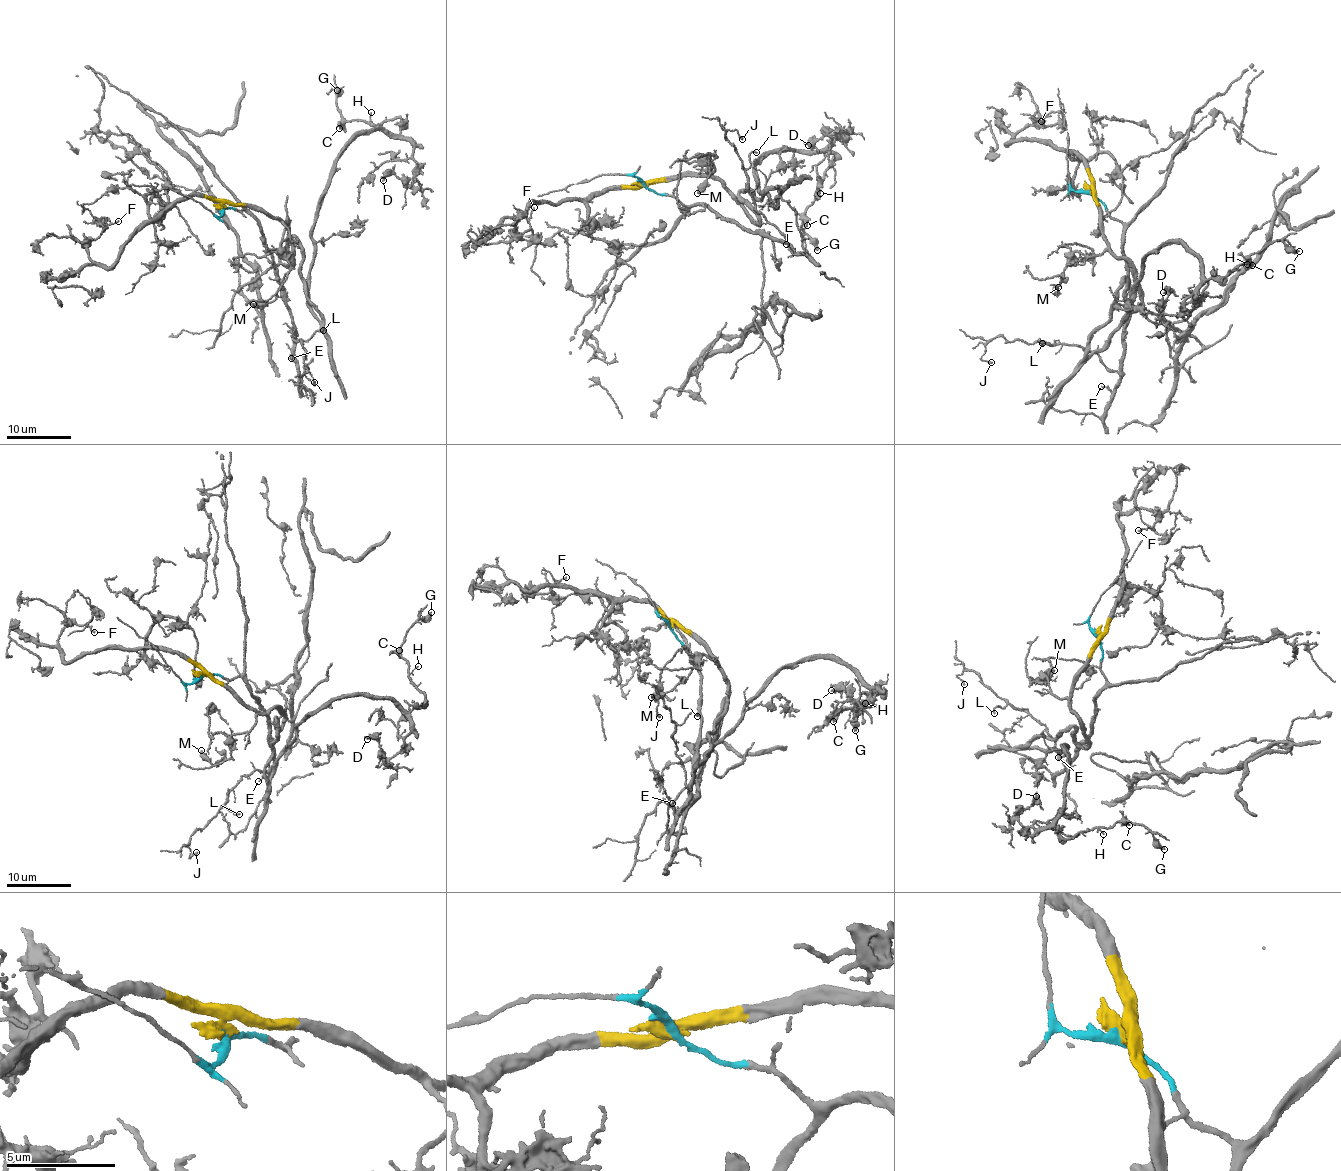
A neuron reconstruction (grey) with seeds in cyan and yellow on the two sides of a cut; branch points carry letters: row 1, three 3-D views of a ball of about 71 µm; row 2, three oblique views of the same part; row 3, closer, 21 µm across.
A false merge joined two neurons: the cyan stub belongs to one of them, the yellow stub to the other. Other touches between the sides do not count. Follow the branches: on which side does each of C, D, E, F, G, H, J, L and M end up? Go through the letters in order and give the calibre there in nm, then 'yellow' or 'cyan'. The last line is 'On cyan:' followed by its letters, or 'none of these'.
C: calibre 400 nm; yellow
D: calibre 240 nm; yellow
E: calibre 140 nm; cyan
F: calibre 170 nm; yellow
G: calibre 320 nm; yellow
H: calibre 140 nm; yellow
J: calibre 220 nm; cyan
L: calibre 190 nm; cyan
M: calibre 440 nm; yellow
On cyan: E, J, L

